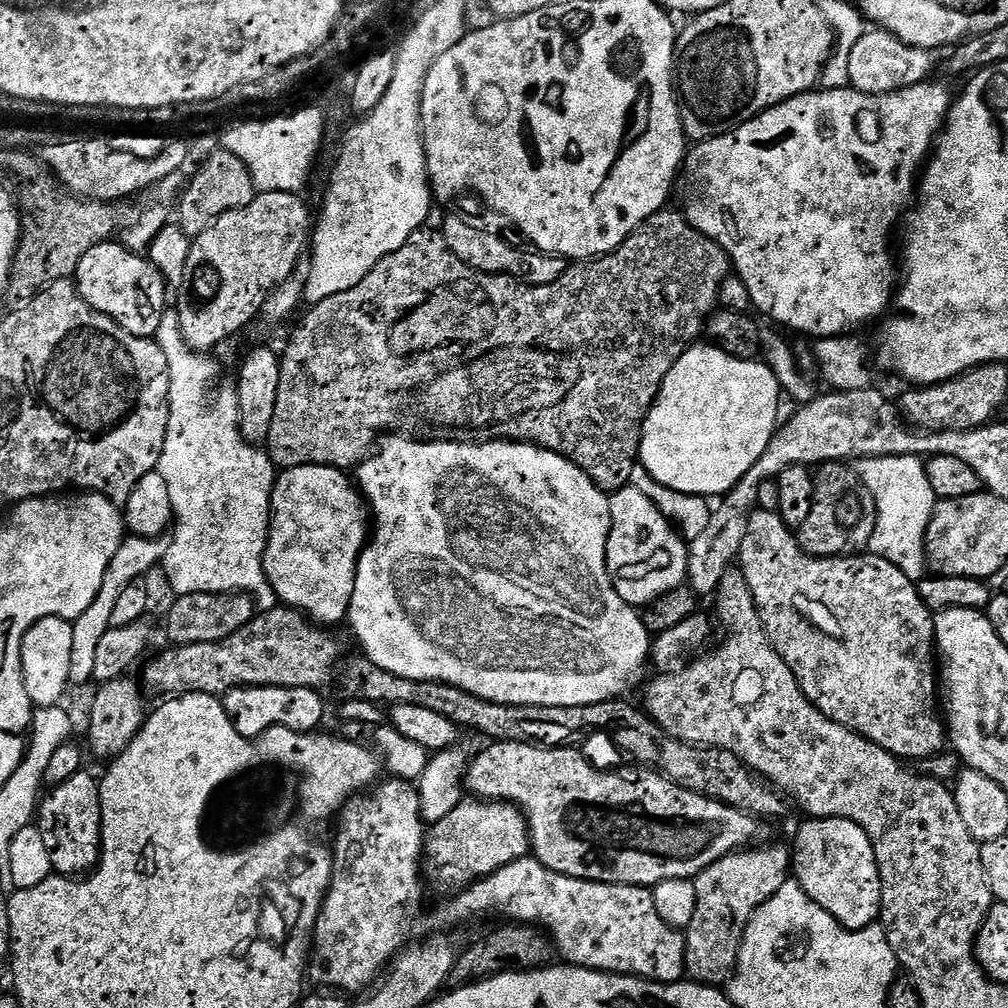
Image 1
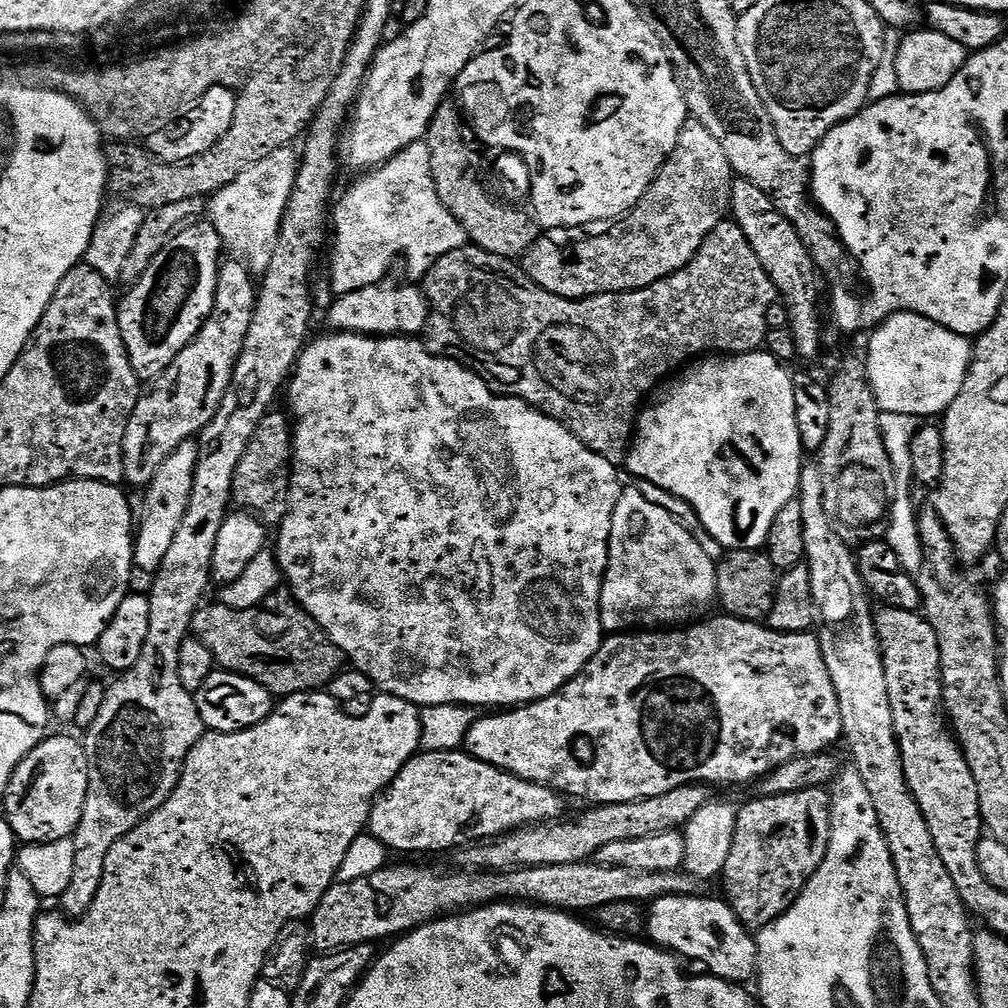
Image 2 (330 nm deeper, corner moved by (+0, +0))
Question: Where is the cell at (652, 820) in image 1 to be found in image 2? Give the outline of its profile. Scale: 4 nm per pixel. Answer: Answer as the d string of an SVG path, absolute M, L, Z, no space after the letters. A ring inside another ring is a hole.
M421 751L405 762L398 775L372 801L367 831L393 853L396 851L448 854L469 844L494 840L505 832L516 832L520 828L531 828L533 824L555 821L561 815L560 800L561 797L552 789L512 776L501 768L476 760L469 756L467 751Z

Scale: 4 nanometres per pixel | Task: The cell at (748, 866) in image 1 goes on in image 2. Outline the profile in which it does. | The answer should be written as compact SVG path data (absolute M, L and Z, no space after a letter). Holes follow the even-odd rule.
M811 788L794 794L760 796L736 813L736 828L722 873L723 899L749 930L765 928L788 909L800 889L808 883L818 863L818 848L812 841L812 820L808 816L828 816L830 796L824 788Z

